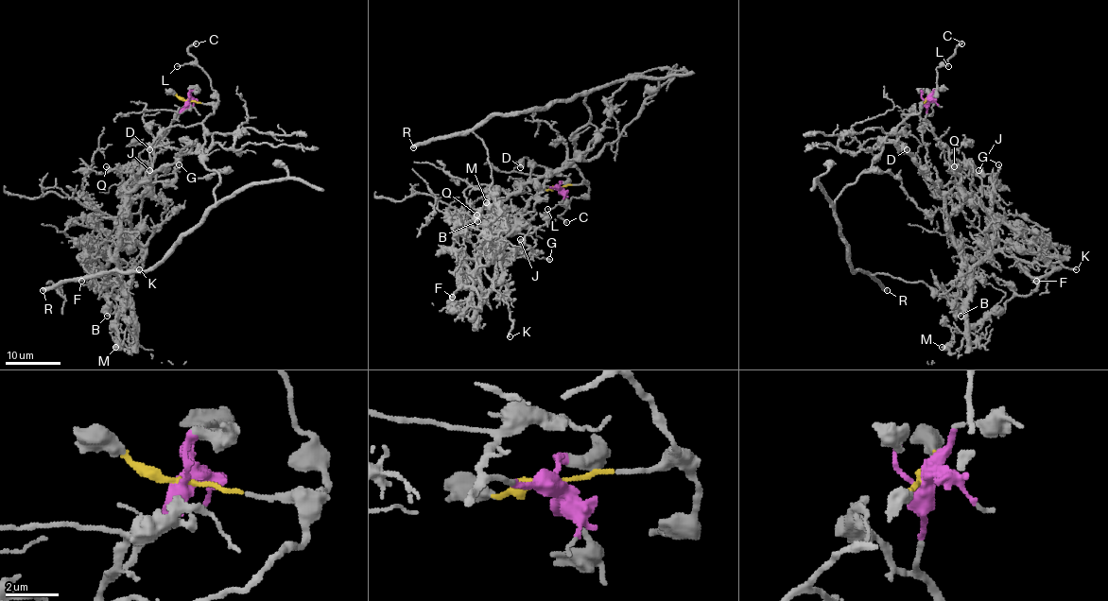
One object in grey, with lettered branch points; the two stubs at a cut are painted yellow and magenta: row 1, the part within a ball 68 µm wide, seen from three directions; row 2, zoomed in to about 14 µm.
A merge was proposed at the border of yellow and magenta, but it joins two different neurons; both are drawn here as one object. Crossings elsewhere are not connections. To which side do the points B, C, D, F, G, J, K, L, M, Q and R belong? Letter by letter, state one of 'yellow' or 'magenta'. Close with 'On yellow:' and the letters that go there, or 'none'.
B: magenta
C: yellow
D: yellow
F: magenta
G: magenta
J: magenta
K: magenta
L: yellow
M: magenta
Q: magenta
R: yellow
On yellow: C, D, L, R

